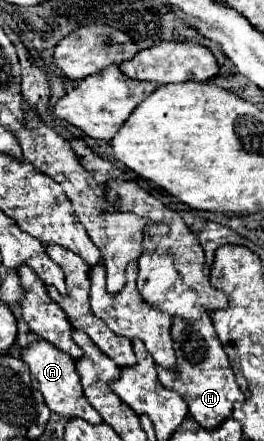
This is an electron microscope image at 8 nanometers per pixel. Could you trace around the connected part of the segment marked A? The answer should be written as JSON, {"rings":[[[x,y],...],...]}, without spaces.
{"rings":[[[40,340],[40,342],[34,342],[34,344],[30,344],[28,348],[22,350],[22,360],[30,368],[32,384],[42,392],[46,406],[54,414],[58,414],[58,416],[62,416],[66,420],[70,420],[70,418],[82,418],[82,420],[86,420],[90,424],[100,424],[102,422],[102,416],[98,414],[98,410],[94,406],[90,406],[90,402],[86,400],[86,396],[82,394],[80,378],[78,378],[74,360],[70,356],[66,356],[60,350],[56,350],[50,342]]]}

